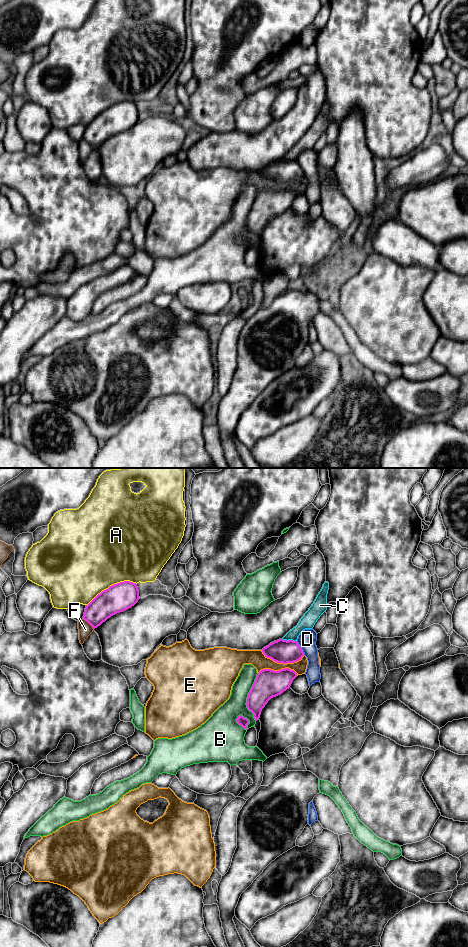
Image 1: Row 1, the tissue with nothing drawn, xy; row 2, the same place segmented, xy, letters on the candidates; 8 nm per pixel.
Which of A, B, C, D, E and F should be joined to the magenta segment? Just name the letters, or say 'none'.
none

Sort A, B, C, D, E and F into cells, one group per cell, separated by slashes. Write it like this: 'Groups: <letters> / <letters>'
Groups: A / B / C / D / E / F

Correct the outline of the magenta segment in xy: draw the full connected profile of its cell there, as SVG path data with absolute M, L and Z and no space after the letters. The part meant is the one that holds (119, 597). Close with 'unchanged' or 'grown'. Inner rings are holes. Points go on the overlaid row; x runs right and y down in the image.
M124 581L114 584L86 605L83 619L95 629L111 616L134 606L139 599L136 583Z; unchanged

